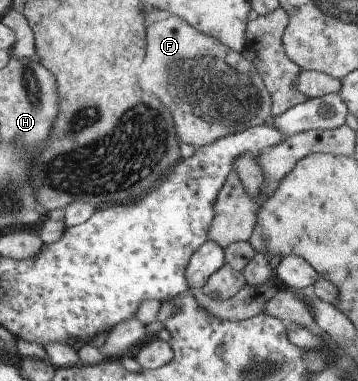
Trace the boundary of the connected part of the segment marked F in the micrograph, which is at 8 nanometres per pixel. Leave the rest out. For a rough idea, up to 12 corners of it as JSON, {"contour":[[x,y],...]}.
{"contour":[[170,16],[141,87],[195,149],[271,121],[244,53]]}

